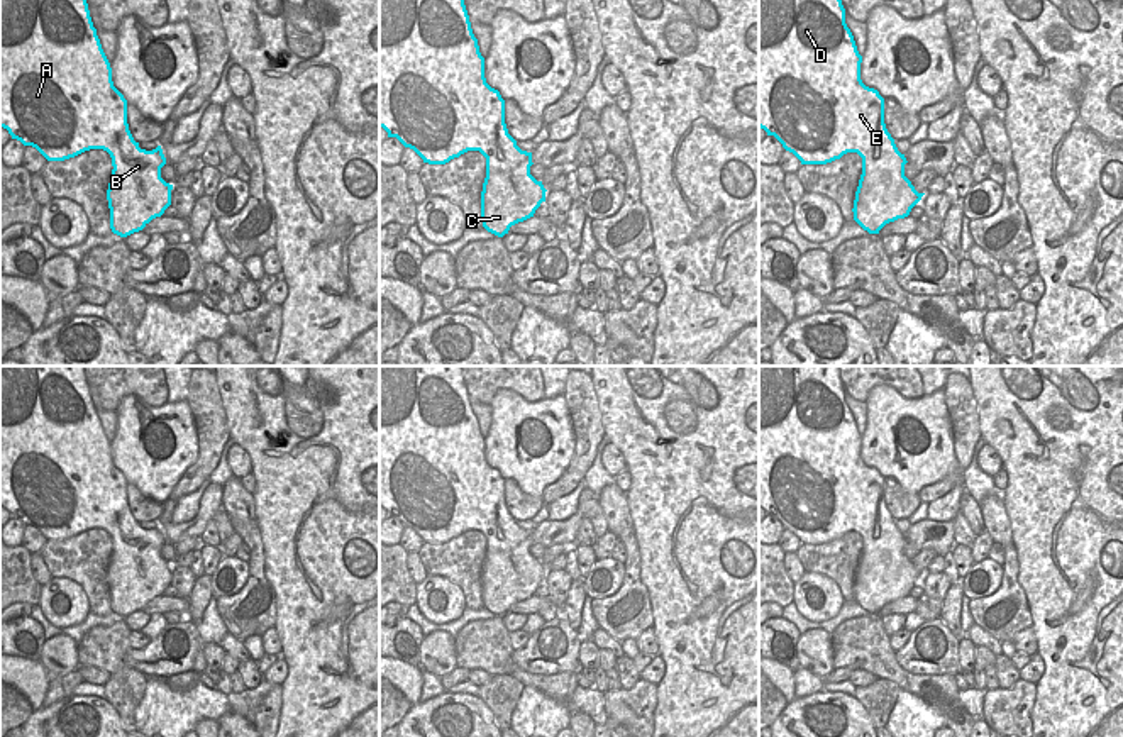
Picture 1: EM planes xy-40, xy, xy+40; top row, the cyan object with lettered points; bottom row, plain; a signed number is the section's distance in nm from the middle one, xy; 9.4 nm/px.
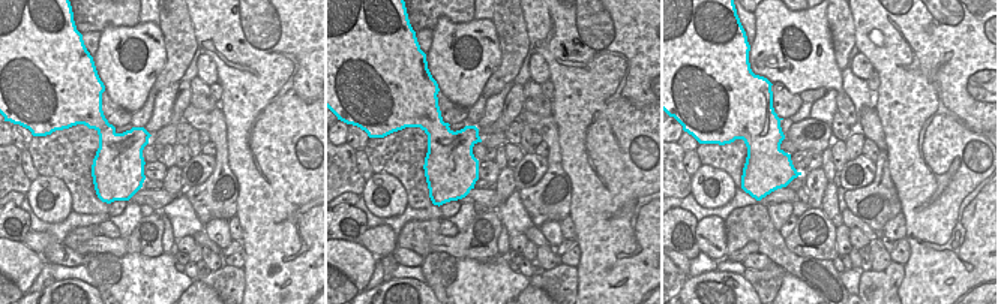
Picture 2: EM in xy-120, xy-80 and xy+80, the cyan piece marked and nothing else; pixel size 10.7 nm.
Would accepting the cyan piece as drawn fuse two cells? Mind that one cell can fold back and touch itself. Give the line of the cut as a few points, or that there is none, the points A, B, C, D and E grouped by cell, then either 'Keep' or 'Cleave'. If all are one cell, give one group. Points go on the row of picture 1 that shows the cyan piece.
No split. Groups: A B C D E. Keep

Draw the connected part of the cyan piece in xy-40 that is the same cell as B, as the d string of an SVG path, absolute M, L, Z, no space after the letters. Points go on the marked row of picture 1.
M0 0L0 127L7 129L12 139L20 141L24 146L36 147L47 161L64 161L90 149L107 151L113 166L107 190L110 229L120 237L142 230L152 219L161 217L171 205L173 185L161 178L161 168L166 164L163 149L158 146L152 151L146 151L134 141L127 124L127 100L113 86L112 68L102 49L97 29L93 27L86 0Z

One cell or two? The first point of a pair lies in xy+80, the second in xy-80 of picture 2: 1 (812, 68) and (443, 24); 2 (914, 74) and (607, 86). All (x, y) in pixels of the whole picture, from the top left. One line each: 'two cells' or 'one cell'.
1: one cell
2: one cell

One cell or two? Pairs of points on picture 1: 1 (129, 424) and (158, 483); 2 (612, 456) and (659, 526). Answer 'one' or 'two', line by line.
1: one
2: two

